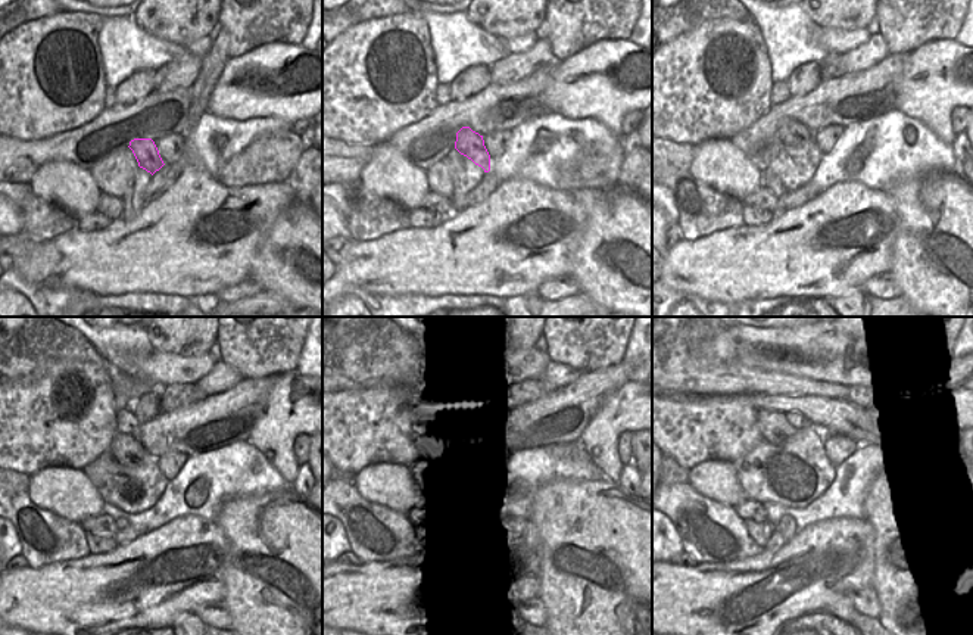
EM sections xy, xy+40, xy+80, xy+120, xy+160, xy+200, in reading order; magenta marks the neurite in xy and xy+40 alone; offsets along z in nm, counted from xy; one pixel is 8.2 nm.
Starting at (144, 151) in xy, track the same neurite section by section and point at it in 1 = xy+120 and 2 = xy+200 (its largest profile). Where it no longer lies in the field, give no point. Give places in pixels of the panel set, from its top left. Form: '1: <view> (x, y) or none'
1: xy+120 (125, 448)
2: xy+200 (773, 426)

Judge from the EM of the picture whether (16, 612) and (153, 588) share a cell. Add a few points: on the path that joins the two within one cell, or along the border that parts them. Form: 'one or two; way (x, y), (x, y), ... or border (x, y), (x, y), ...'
one; way (50, 600), (117, 598), (119, 595)

